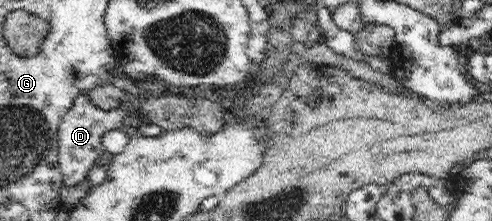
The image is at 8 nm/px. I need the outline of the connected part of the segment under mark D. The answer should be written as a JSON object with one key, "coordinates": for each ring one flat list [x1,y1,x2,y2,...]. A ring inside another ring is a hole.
{"coordinates":[[155,78,144,82,134,81,134,83,143,89,143,94,140,96,135,96,135,94,131,95,130,104,126,106,119,106,110,110,101,109,93,105,89,96,85,93,78,95,74,99,71,109,63,116,62,122,58,127,58,164,62,173,63,186,73,187,73,185,79,185,81,181,85,181,89,171,95,166,95,161,106,152,103,144,101,144,103,135,107,131,111,131,111,129,120,129,123,119,125,119,131,109,137,110,139,103,143,99,167,95,170,90,169,85,163,83,163,80,157,80]]}

